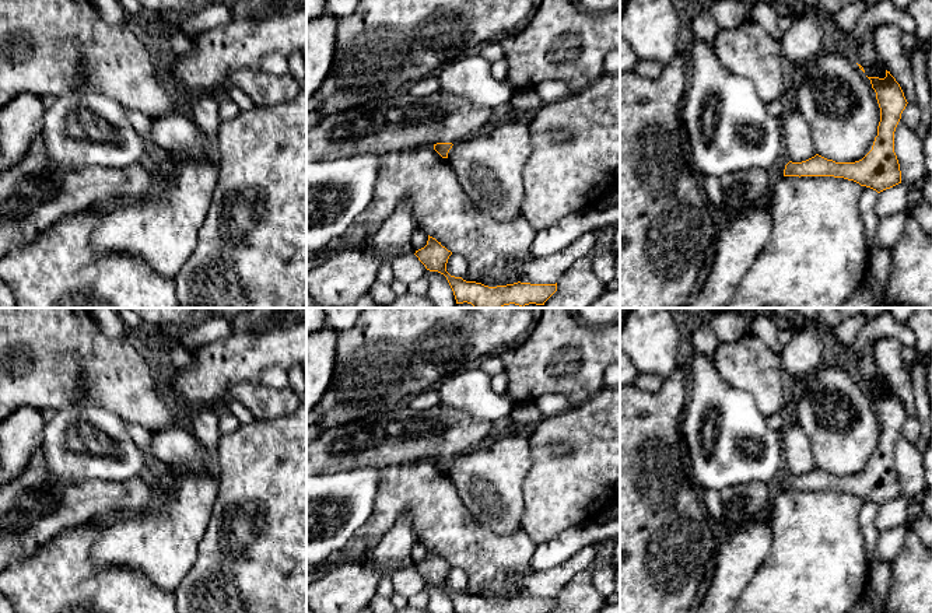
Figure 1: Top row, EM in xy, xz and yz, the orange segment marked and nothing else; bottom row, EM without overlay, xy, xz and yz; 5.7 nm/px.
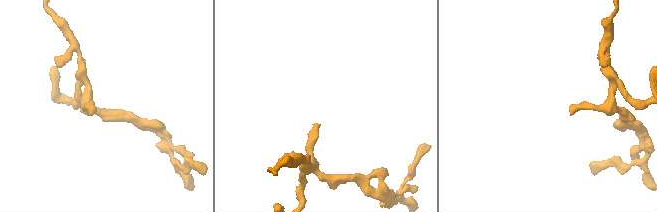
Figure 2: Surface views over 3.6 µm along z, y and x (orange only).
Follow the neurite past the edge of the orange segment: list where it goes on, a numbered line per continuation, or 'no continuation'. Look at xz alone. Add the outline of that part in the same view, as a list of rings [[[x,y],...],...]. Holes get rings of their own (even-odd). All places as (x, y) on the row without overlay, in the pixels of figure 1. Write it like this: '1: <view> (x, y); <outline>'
1: xz (396, 435); [[[442,404],[427,410],[388,409],[336,428],[326,428],[306,444],[306,476],[389,465],[417,463],[437,456],[458,456],[495,437],[497,424],[474,420]]]

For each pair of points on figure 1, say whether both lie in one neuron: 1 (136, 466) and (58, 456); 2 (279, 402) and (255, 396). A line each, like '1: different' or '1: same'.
1: same
2: same

